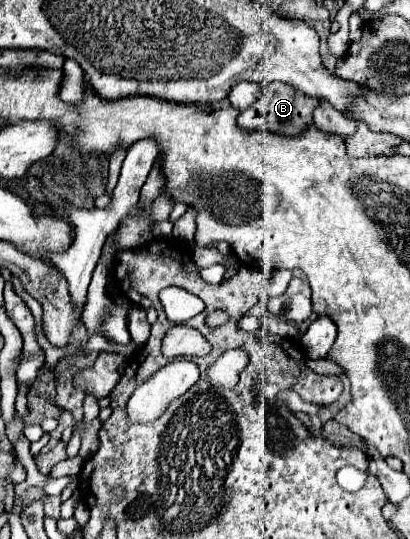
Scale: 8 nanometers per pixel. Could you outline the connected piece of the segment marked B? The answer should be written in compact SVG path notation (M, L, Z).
M271 82L271 84L263 84L261 98L249 110L239 114L237 124L239 124L239 128L243 128L247 132L255 132L255 130L259 130L259 114L261 114L261 128L263 130L295 138L295 136L303 134L305 130L309 130L309 126L313 124L311 114L315 112L315 106L319 106L317 98L299 94L299 90L295 90L293 86L287 86L285 82Z

